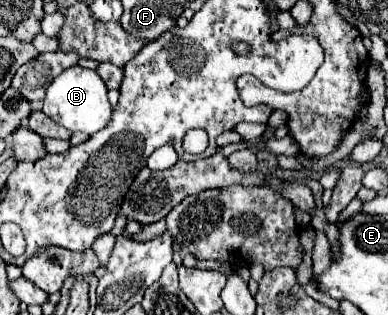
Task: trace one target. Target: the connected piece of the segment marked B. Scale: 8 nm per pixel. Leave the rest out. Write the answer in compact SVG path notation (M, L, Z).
M75 65L63 71L63 75L59 75L47 87L47 95L43 99L43 113L69 131L81 131L85 135L93 135L109 125L113 107L107 99L107 87L103 79L97 75L97 71L81 69L79 65Z

